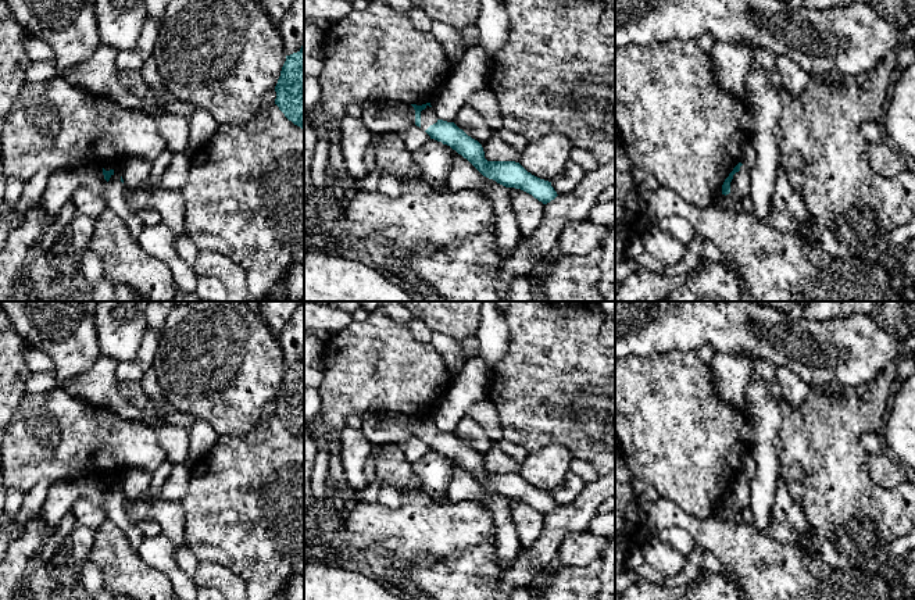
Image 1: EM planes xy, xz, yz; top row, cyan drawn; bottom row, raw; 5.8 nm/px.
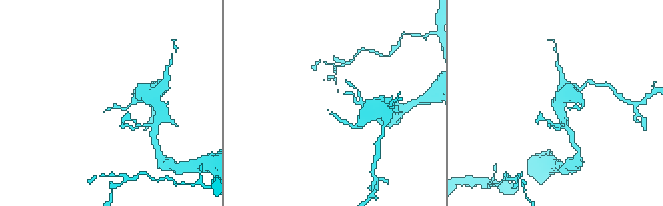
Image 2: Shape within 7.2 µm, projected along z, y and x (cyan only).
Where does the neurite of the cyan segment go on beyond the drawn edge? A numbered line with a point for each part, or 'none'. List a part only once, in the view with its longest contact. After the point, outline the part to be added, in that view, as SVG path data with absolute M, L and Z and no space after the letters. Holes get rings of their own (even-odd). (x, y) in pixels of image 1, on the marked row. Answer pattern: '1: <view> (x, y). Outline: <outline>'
1: yz (740, 184). Outline: M746 165L740 167L740 171L733 175L730 182L730 193L737 197L743 199L748 196L750 192L750 169Z

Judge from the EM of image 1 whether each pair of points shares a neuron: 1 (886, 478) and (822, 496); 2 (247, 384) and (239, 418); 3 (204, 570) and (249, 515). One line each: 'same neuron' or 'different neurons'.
1: different neurons
2: same neuron
3: different neurons

